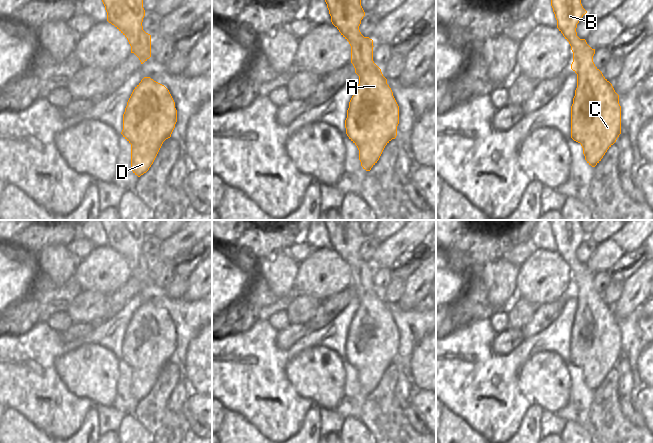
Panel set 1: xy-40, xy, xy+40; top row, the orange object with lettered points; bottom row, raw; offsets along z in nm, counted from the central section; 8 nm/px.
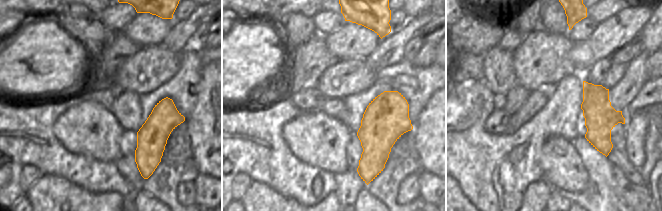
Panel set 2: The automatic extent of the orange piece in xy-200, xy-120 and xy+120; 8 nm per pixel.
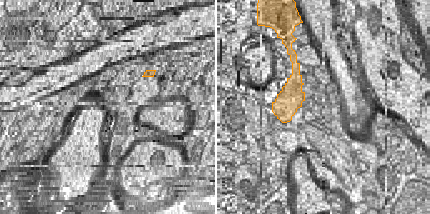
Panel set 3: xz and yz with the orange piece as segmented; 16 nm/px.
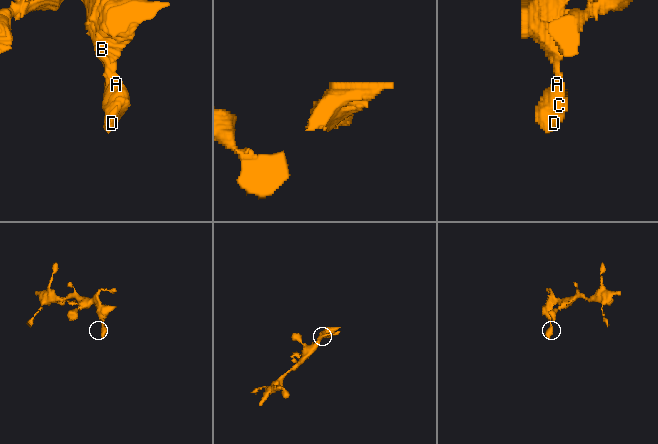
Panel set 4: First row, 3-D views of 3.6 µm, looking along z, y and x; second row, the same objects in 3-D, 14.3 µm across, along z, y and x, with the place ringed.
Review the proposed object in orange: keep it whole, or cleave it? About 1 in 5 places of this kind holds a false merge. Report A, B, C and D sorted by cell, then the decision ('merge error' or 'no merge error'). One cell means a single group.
groups A B C D; no merge error

